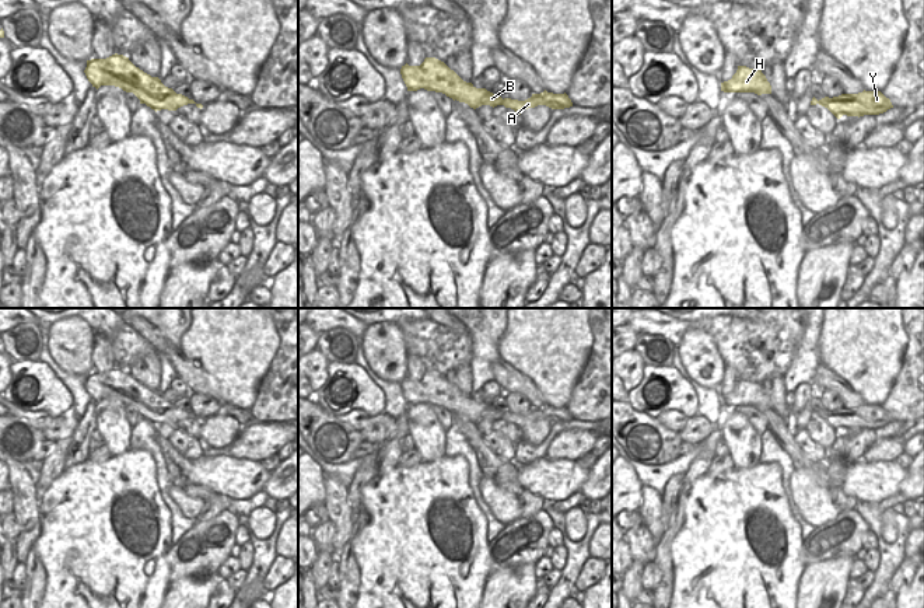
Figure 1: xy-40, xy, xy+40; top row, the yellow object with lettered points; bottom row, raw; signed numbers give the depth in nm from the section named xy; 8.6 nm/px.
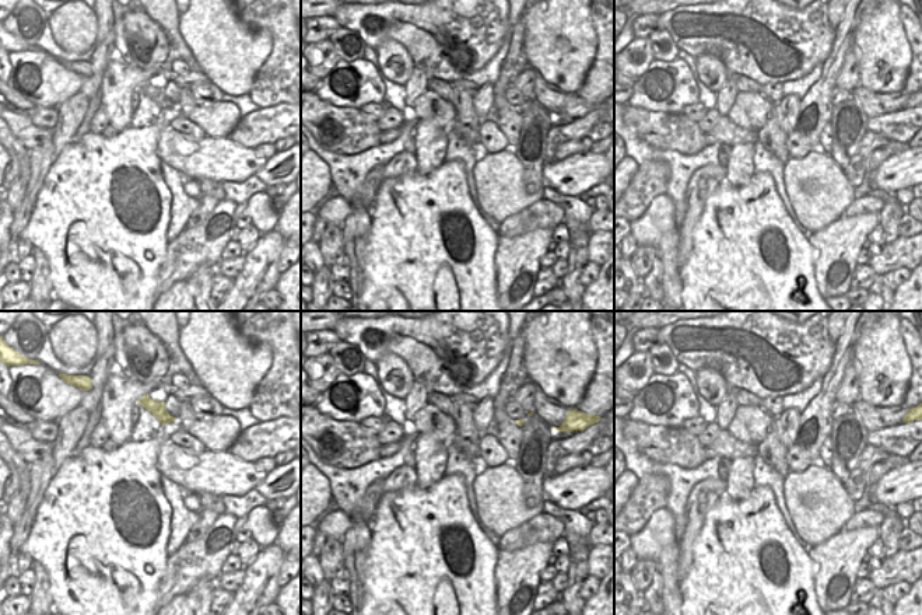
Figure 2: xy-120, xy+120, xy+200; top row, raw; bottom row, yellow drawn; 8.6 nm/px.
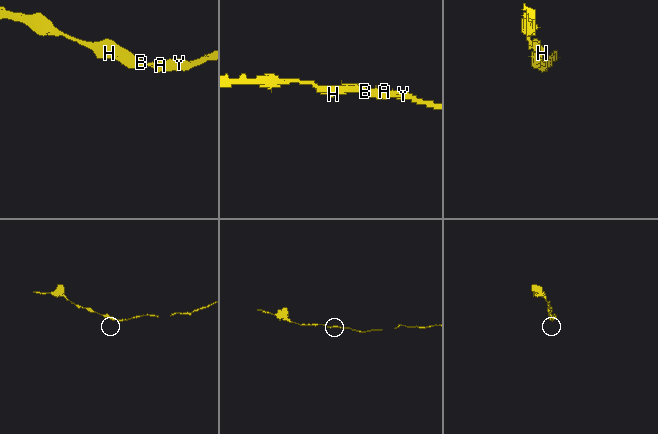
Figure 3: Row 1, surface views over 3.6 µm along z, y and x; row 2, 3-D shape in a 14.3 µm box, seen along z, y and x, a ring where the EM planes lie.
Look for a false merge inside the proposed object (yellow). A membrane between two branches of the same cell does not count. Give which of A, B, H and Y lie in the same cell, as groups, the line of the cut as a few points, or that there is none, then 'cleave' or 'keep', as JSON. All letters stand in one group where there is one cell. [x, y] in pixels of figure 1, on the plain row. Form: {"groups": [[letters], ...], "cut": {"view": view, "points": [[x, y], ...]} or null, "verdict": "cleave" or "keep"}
{"groups": [["A", "B", "H", "Y"]], "cut": null, "verdict": "keep"}

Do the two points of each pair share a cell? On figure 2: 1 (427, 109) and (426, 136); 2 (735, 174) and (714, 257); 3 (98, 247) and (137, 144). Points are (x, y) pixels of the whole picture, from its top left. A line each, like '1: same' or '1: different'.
1: different
2: different
3: same

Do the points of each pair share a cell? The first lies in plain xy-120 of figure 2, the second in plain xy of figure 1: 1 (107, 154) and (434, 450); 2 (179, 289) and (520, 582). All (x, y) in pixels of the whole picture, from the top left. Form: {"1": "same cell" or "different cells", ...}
{"1": "different cells", "2": "same cell"}

